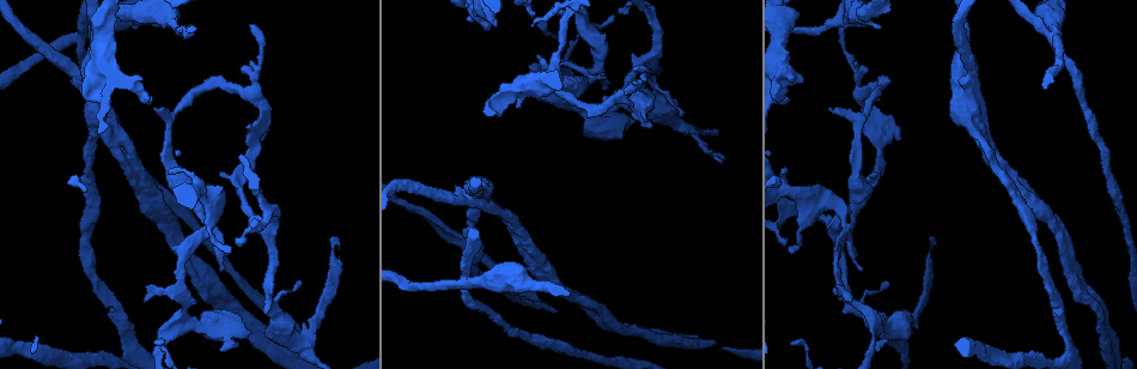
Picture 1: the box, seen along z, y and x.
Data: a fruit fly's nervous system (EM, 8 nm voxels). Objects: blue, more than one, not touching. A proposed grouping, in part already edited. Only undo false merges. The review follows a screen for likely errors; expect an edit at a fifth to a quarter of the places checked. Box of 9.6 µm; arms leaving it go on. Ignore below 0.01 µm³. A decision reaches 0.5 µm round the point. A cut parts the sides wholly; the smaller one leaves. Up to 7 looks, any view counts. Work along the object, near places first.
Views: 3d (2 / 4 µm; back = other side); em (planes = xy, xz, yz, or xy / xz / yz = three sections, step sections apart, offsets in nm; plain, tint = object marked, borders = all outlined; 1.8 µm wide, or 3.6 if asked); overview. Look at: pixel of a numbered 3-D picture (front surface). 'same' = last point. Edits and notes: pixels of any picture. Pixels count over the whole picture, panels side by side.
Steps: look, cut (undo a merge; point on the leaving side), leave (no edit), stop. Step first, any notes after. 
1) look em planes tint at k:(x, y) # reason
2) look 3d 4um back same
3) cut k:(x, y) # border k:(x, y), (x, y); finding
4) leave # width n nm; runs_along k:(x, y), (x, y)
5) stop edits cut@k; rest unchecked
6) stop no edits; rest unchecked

look 3d 2um back at 1:(252, 95) # arms part here

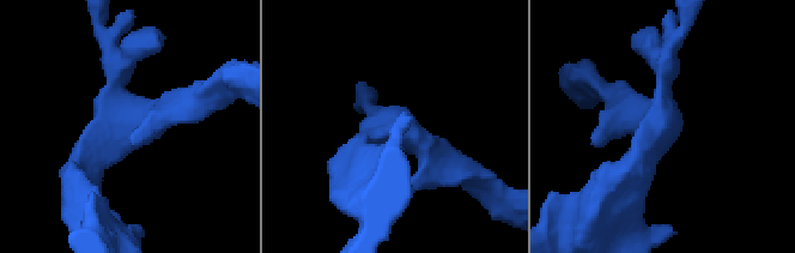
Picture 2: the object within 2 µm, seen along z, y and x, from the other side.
look em planes plain at 2:(388, 133) # shape alone is not enough

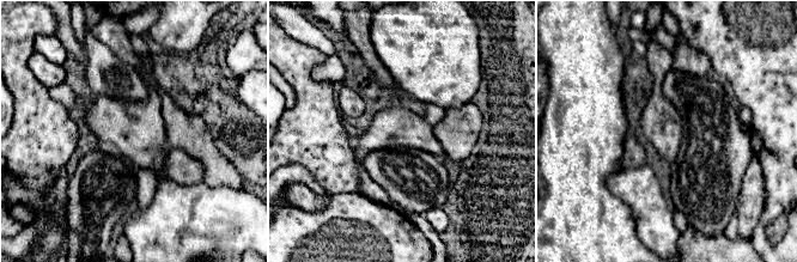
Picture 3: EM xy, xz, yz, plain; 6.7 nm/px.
look em planes borders same

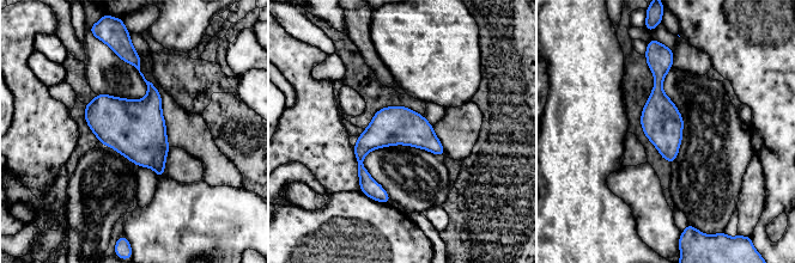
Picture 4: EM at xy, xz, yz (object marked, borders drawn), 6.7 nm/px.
leave # width 260 nm; one neuron here

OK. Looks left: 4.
look em planes tint at 1:(848, 226) # looks like a crossing

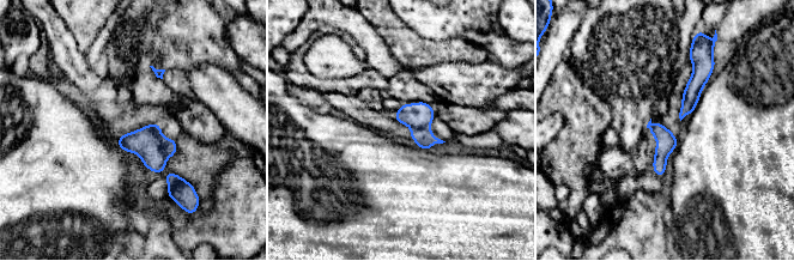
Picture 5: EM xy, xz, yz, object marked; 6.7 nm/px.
leave # all the same neuron

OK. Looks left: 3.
look 3d 4um at 1:(470, 198) # sudden change in width

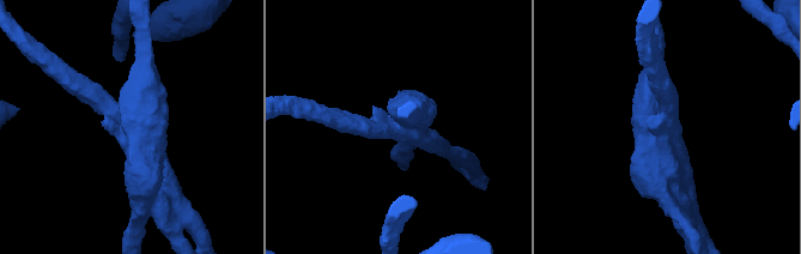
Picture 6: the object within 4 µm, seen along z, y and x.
look em yz step 4 tint at 6:(130, 125) # arms 3; arm_widths 300, 380, 500 nm

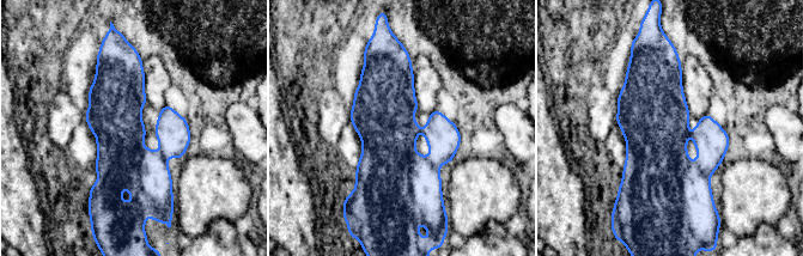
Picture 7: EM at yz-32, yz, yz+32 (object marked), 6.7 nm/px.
look em planes borders same

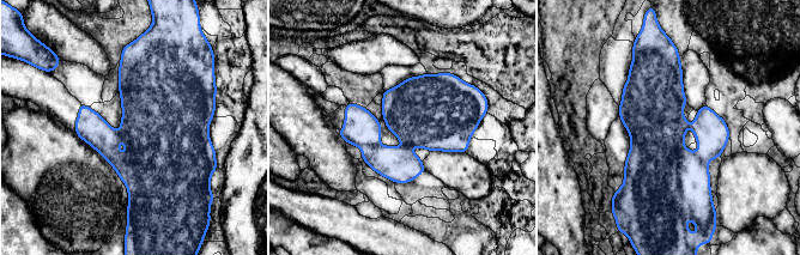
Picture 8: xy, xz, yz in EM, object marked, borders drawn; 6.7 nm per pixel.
cut 8:(694, 175) # a second neuron is stuck on

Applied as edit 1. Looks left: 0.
stop edits cut@8; rest unchecked

